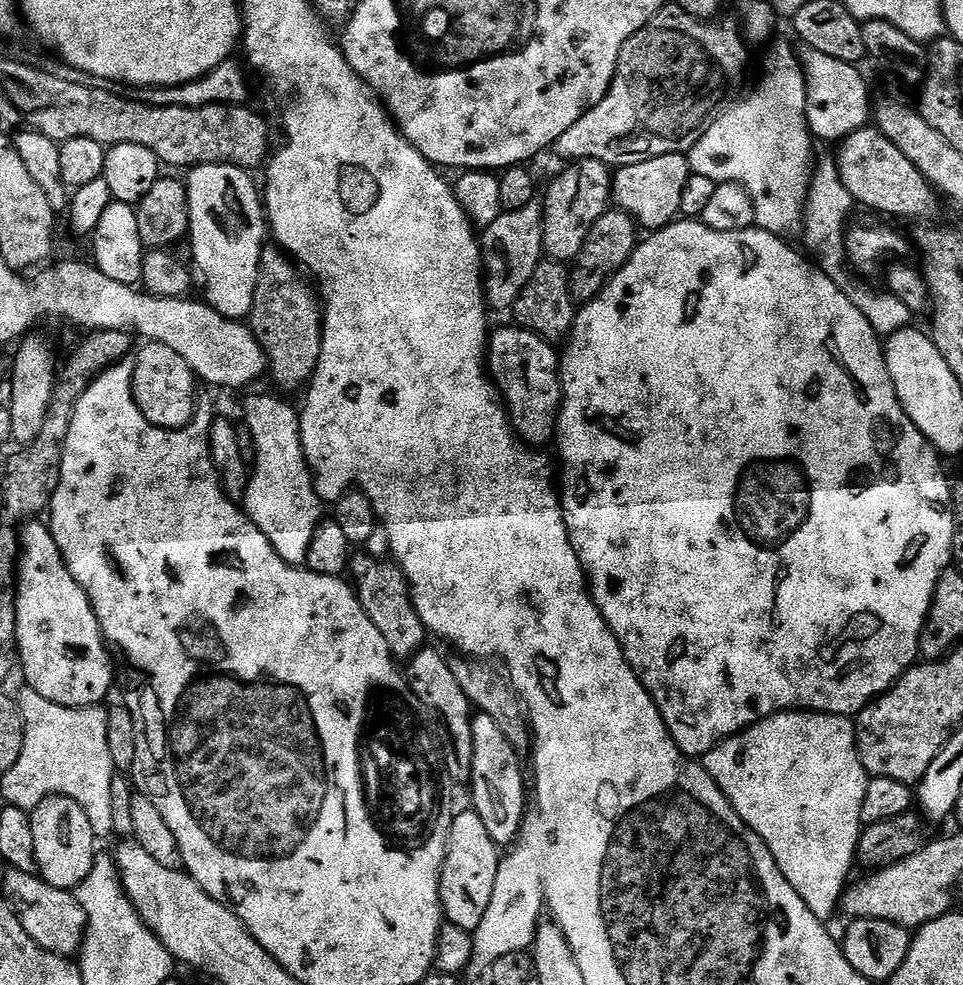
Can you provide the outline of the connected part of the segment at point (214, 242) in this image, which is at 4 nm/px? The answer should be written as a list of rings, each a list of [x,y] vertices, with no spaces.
[[[197,164],[187,176],[192,258],[208,287],[207,303],[227,320],[243,321],[252,311],[260,256],[266,247],[261,189],[245,169],[233,164]]]

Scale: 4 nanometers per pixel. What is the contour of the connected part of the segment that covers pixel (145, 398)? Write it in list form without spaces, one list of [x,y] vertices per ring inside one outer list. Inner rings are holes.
[[[147,341],[144,348],[134,358],[131,392],[139,412],[155,428],[176,431],[192,421],[198,407],[195,384],[197,377],[192,368],[176,350],[164,343]]]

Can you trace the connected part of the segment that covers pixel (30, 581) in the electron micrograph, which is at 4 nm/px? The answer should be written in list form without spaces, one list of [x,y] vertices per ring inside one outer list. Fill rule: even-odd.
[[[40,523],[23,525],[18,536],[22,551],[16,569],[16,650],[19,667],[24,667],[23,683],[58,706],[94,708],[105,703],[104,699],[112,688],[112,679],[116,676],[112,669],[113,653],[104,639],[86,590],[78,586],[74,574],[70,574],[66,566],[51,527]]]

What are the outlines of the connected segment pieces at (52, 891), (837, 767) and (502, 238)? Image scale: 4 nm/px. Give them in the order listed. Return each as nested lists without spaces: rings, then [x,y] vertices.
[[[8,868],[5,873],[3,895],[15,908],[26,934],[48,952],[65,958],[75,957],[84,945],[84,934],[88,930],[88,919],[75,895],[67,888],[50,886],[36,872]]]
[[[807,710],[777,712],[775,716],[767,716],[764,720],[759,720],[756,724],[751,724],[749,728],[739,732],[738,735],[731,736],[730,739],[711,748],[702,757],[702,763],[704,769],[710,774],[710,778],[714,778],[718,790],[722,790],[724,797],[732,803],[733,810],[742,818],[745,826],[754,834],[758,834],[758,838],[762,838],[762,842],[770,850],[778,870],[782,870],[786,882],[790,882],[790,886],[794,886],[794,890],[798,890],[798,898],[802,898],[802,902],[806,902],[810,914],[814,914],[814,918],[819,920],[831,921],[830,918],[835,914],[836,908],[838,912],[841,907],[842,897],[846,891],[846,885],[849,883],[848,875],[851,874],[852,864],[854,865],[856,860],[856,847],[862,831],[862,798],[866,798],[866,786],[870,779],[868,771],[862,766],[862,758],[858,754],[855,723],[849,717],[831,716],[825,712]]]
[[[533,202],[522,210],[501,212],[494,223],[483,229],[480,241],[484,298],[489,309],[515,309],[516,299],[522,294],[526,282],[541,264],[544,256],[544,209]]]

